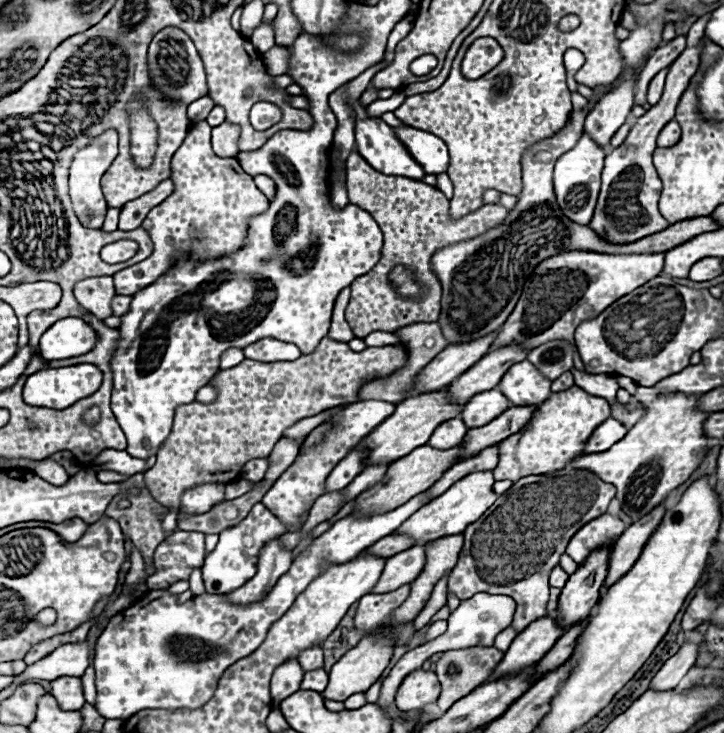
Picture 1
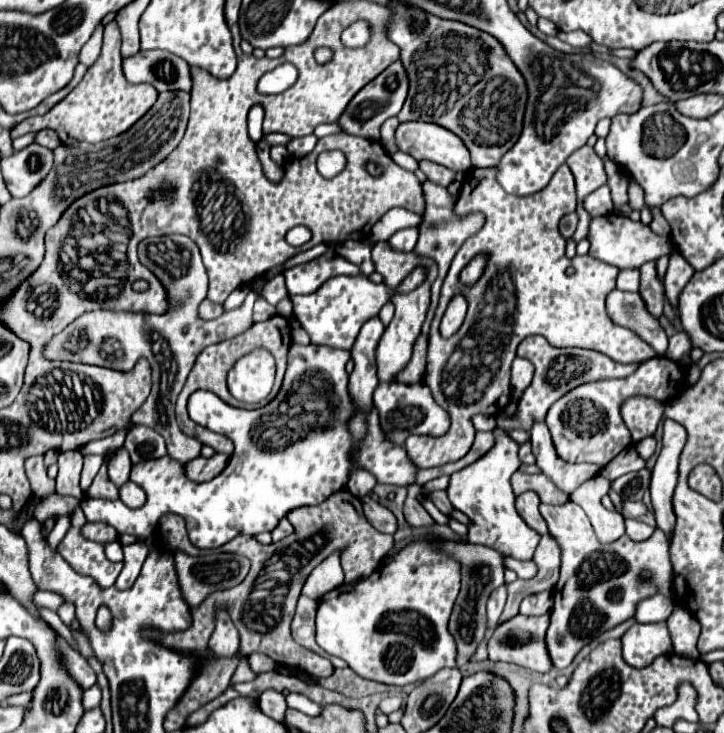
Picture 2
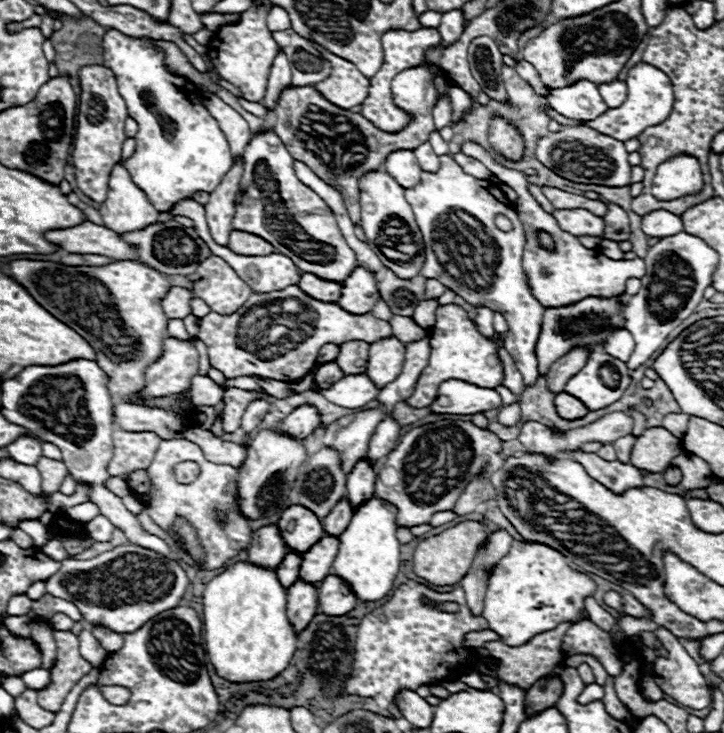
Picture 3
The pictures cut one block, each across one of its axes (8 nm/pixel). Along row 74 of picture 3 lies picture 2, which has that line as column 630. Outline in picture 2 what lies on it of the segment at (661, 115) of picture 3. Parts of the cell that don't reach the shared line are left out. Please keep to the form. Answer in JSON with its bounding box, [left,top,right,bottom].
[620,622,672,668]

